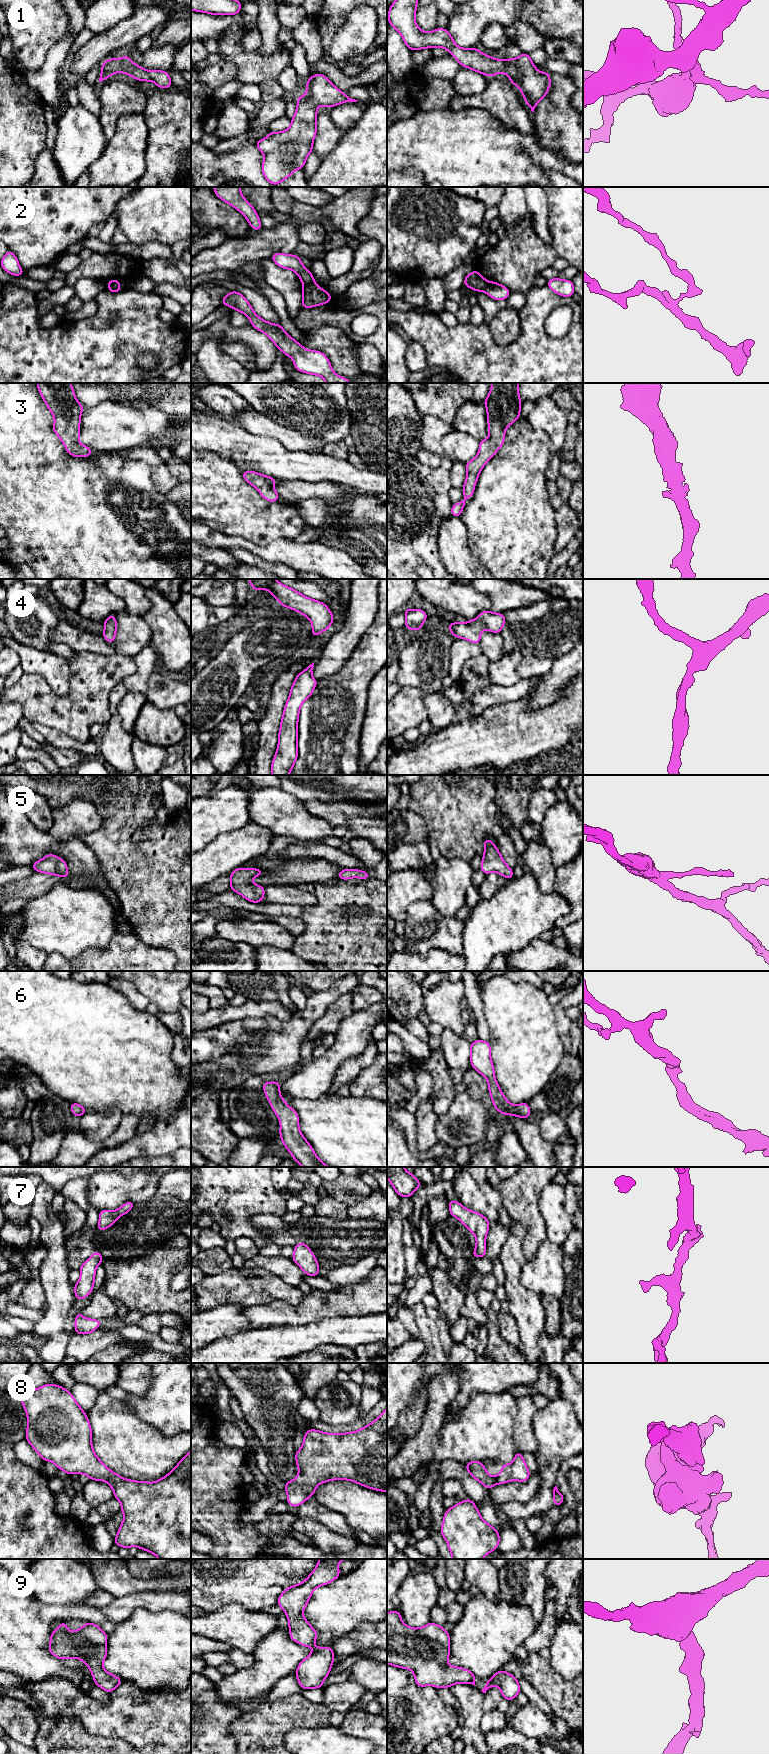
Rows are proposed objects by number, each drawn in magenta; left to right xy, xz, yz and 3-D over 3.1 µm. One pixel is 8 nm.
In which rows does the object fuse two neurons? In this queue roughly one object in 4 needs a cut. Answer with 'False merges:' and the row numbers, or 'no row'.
False merges: 2

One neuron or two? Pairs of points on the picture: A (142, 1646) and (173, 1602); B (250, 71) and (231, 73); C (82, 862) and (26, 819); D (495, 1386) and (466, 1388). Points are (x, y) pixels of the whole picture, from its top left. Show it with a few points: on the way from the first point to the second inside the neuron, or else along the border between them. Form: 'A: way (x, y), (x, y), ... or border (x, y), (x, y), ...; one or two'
A: border (145, 1608), (156, 1612), (174, 1610), (180, 1614); two
B: border (223, 59), (232, 62), (236, 66), (236, 78); two
C: way (68, 849), (53, 846), (40, 833); one
D: way (488, 1386), (473, 1386); one

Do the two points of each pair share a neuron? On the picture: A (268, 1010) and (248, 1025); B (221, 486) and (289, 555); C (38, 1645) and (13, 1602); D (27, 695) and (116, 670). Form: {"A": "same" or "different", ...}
{"A": "different", "B": "different", "C": "same", "D": "same"}

